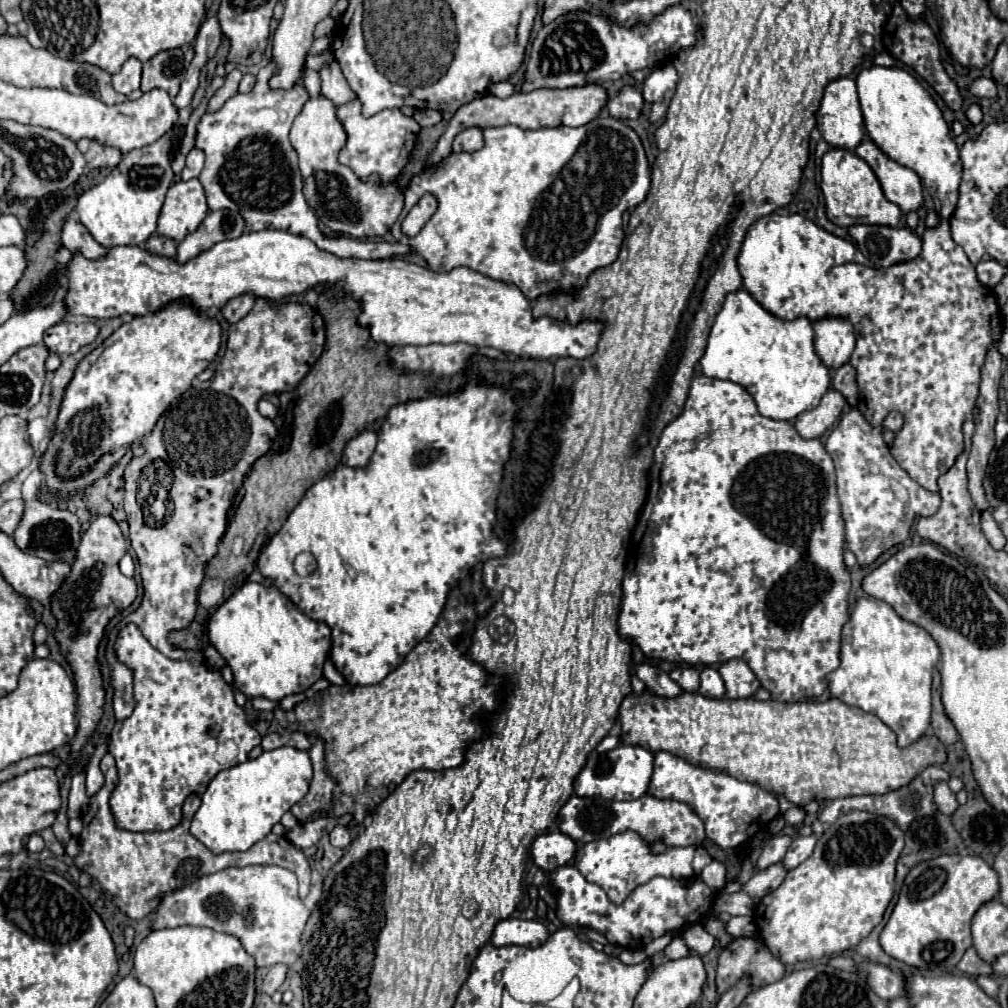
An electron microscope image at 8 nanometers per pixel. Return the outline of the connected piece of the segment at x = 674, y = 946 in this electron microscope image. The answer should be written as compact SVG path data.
M675 937L669 945L667 945L667 949L665 949L665 955L669 957L669 959L681 959L681 957L687 957L691 951L687 949L687 945L685 945L685 941L681 939L681 937Z

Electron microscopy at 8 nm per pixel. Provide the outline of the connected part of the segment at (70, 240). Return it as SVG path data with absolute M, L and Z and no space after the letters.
M71 217L63 225L61 241L63 241L63 247L67 247L71 253L75 253L75 249L79 249L79 253L83 253L83 257L103 257L103 253L107 253L107 249L101 247L89 235L89 231L83 225L75 223Z

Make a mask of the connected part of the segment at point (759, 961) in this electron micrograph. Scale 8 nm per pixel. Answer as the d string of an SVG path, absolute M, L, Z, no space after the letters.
M733 939L719 955L717 991L725 993L743 975L753 975L753 987L779 981L785 975L785 965L755 939Z

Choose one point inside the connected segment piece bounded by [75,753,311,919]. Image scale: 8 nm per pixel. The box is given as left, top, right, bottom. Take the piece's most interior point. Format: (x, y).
(133, 869)

